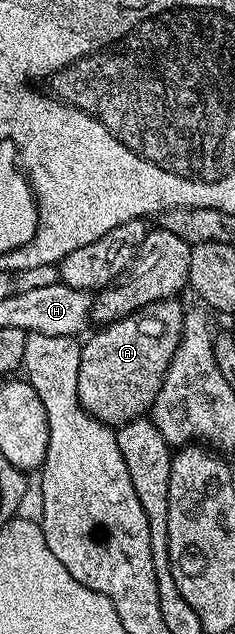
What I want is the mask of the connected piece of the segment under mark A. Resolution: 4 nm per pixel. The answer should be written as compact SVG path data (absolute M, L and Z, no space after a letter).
M169 299L150 303L147 309L97 328L97 333L81 344L78 399L94 419L104 425L119 427L151 410L182 339L185 306L178 302Z

